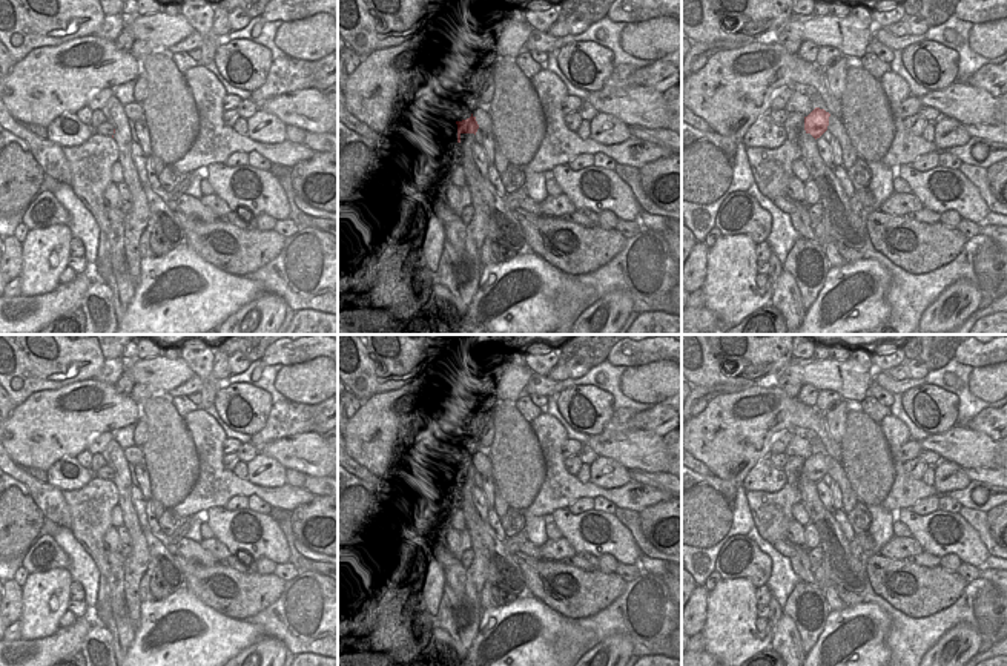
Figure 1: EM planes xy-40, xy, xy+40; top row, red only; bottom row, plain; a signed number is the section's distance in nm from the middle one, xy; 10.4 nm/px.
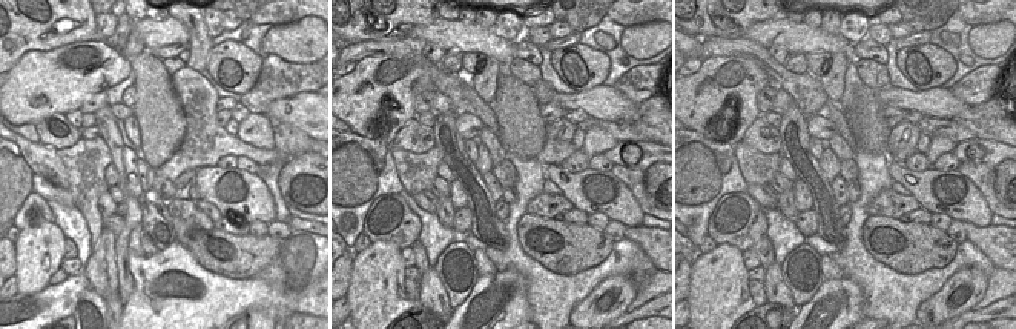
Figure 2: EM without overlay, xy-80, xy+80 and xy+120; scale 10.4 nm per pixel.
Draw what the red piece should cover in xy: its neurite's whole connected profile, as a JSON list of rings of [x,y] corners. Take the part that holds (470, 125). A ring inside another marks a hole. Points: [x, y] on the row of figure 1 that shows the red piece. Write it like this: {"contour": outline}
{"contour": [[[471,114],[470,118],[456,121],[454,124],[451,124],[448,127],[448,134],[444,137],[454,137],[457,140],[457,143],[461,143],[462,134],[474,134],[476,135],[477,129],[479,129],[479,124],[476,121],[476,117]]]}

